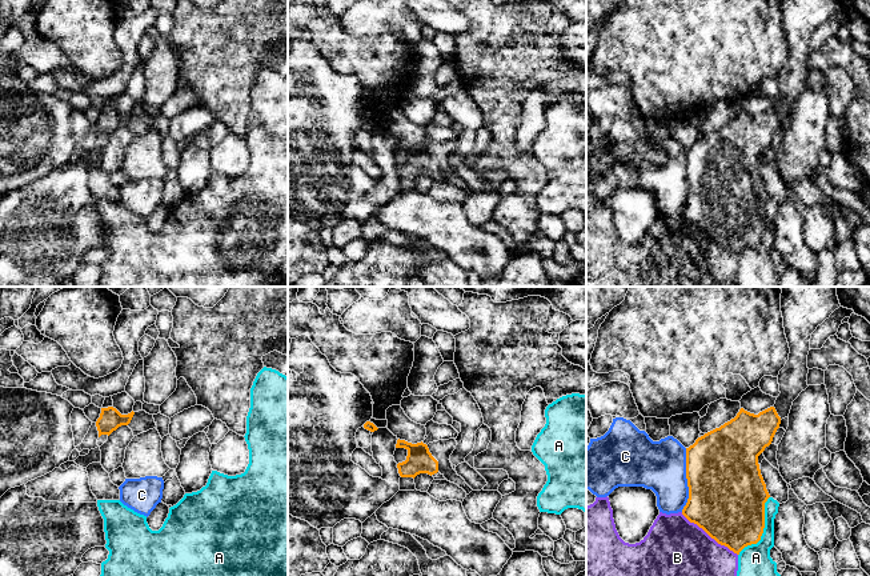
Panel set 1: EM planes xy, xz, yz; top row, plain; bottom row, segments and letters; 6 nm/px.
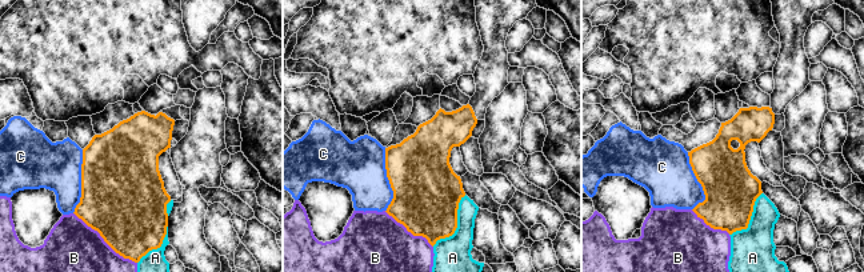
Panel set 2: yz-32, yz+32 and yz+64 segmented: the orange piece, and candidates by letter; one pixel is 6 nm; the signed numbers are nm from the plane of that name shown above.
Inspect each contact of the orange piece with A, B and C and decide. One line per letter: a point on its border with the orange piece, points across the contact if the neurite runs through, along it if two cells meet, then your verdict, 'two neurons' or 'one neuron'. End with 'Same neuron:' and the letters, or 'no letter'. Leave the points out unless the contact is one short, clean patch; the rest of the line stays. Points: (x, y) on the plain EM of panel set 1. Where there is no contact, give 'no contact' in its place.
A: yz (762, 231) | two neurons
B: yz (709, 236) | two neurons
C: yz (688, 182) | two neurons
Same neuron: no letter

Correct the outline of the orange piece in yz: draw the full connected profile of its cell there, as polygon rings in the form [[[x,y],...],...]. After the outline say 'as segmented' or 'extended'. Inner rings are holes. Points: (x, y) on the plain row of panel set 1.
[[[781,0],[790,55],[778,76],[781,95],[775,105],[758,116],[741,109],[734,120],[686,149],[689,200],[682,216],[737,256],[745,248],[757,245],[765,229],[765,204],[770,196],[761,176],[758,157],[771,145],[781,121],[789,117],[793,103],[809,88],[806,81],[811,35],[839,8],[838,0]]]; extended

